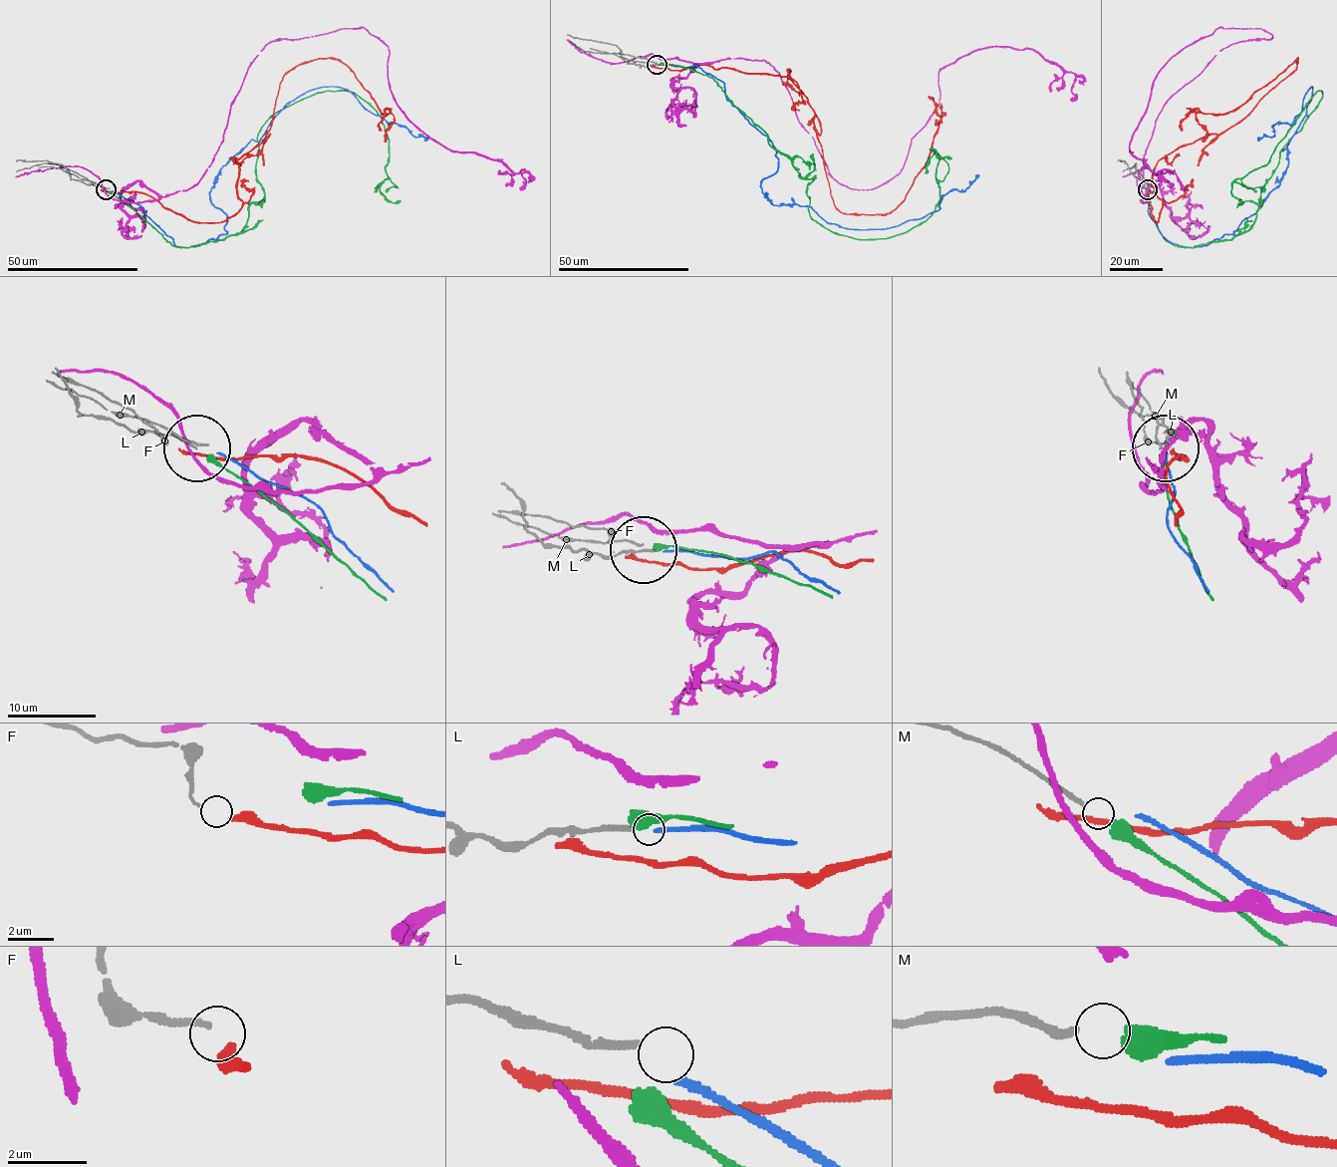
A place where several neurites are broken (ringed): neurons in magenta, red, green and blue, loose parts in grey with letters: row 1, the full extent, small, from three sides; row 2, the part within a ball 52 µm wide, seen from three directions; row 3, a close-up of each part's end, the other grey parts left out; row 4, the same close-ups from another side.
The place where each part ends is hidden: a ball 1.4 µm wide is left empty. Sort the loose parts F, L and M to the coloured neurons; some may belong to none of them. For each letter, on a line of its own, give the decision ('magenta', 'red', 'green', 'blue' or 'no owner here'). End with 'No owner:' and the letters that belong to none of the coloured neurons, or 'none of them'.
F: red
L: no owner here
M: green
No owner: L

